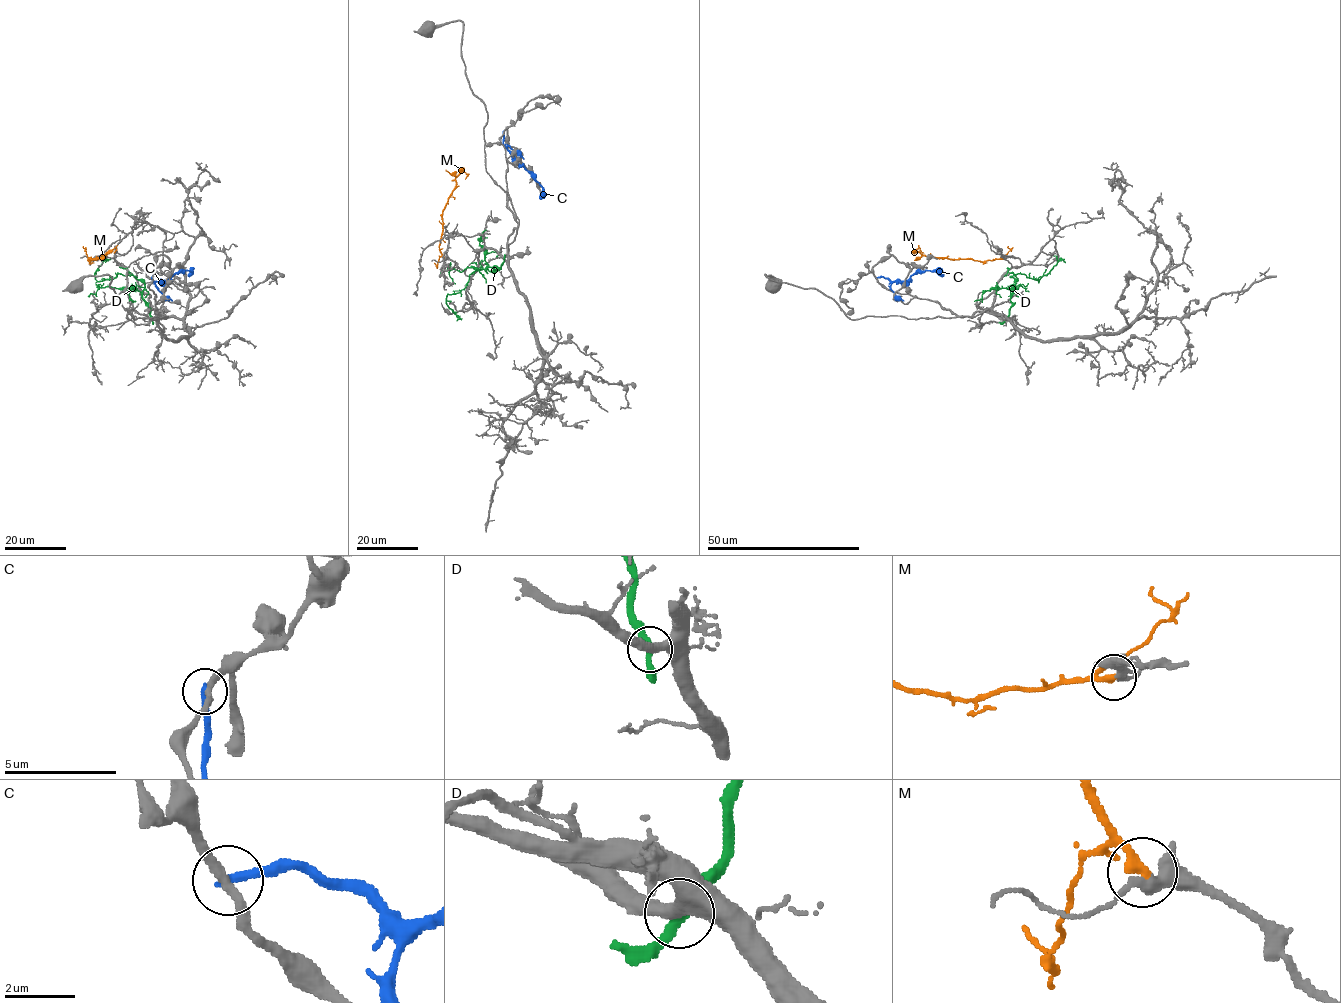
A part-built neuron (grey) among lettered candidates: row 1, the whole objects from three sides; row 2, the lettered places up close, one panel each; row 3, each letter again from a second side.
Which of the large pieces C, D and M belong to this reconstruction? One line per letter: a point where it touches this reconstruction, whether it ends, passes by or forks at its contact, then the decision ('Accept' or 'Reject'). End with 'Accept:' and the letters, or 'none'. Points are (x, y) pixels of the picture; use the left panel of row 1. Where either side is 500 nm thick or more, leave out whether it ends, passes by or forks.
C: Touches grey at (152, 278). It ends there. Reject
D: Touches grey at (152, 320). It passes by. Reject
M: Touches grey at (93, 258). It ends there. Accept
Accept: M

